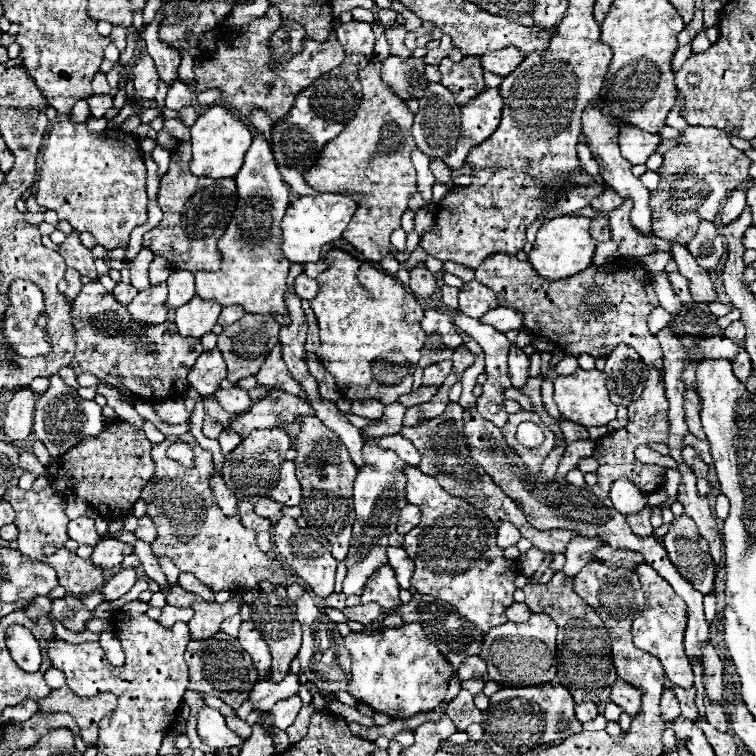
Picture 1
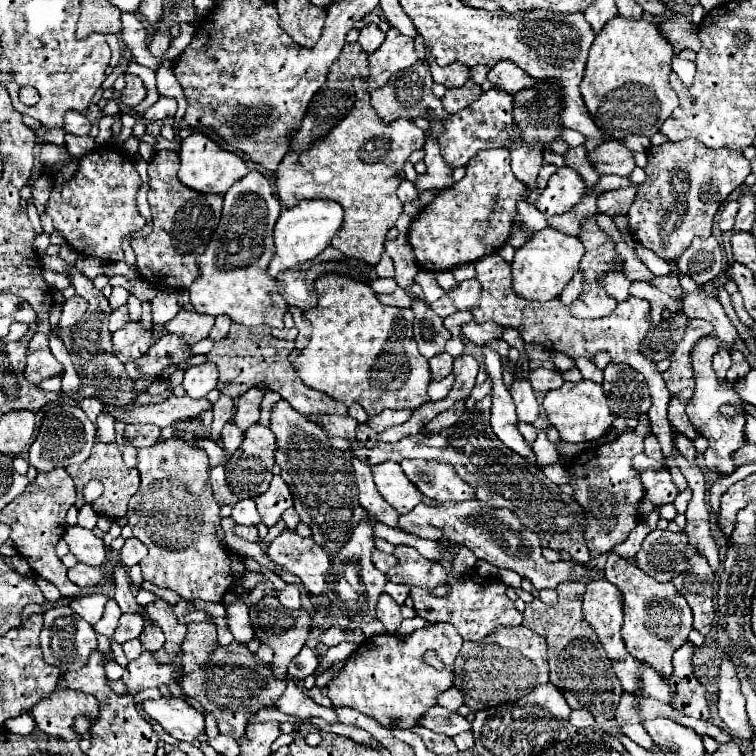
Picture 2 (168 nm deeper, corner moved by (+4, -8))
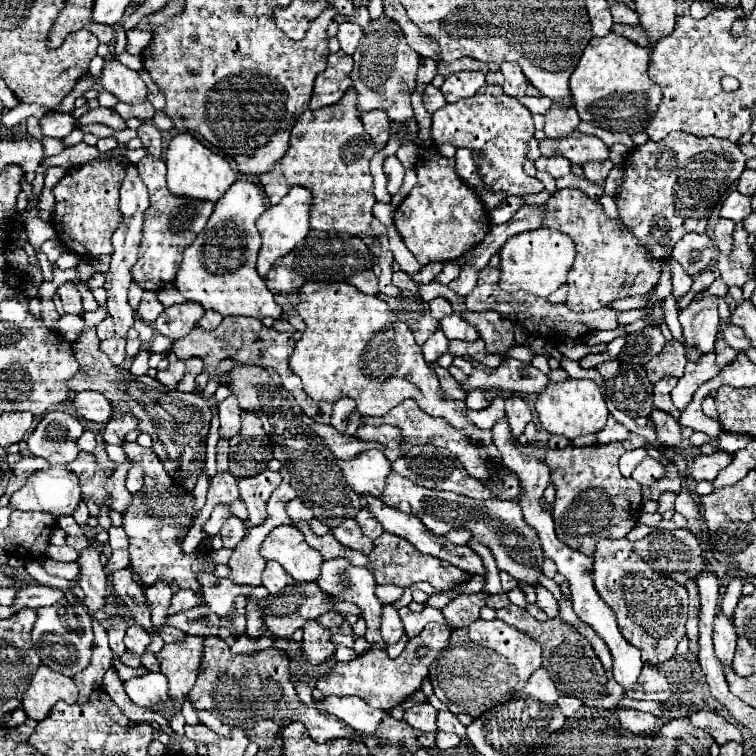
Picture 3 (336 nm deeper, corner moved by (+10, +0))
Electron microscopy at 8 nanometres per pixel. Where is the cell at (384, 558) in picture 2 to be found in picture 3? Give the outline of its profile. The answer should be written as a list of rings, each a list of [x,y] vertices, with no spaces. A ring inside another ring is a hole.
[[[346,519],[342,525],[338,525],[336,529],[332,529],[332,535],[350,549],[362,551],[364,555],[368,555],[372,551],[372,541],[362,533],[360,525],[356,523],[356,519]]]

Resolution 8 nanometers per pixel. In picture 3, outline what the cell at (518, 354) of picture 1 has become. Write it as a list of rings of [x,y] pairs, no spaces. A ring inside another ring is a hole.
[[[510,395],[506,399],[506,419],[508,419],[508,425],[512,429],[512,439],[518,439],[524,433],[524,427],[532,419],[532,413],[530,413],[526,401],[522,401],[516,395]]]

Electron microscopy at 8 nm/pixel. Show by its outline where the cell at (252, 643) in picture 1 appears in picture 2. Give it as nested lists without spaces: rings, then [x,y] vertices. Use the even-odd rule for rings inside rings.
[[[236,599],[234,603],[226,605],[226,611],[228,611],[228,629],[232,631],[234,639],[240,643],[240,645],[246,645],[250,639],[254,639],[254,629],[252,629],[252,623],[250,623],[250,617],[248,617],[248,607]]]

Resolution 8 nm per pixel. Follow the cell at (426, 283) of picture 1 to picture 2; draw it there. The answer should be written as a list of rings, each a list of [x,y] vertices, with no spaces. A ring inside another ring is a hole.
[[[408,233],[398,235],[396,241],[386,241],[386,253],[392,257],[396,267],[396,283],[402,289],[408,289],[414,283],[414,277],[418,275],[420,267],[416,263],[416,257],[412,253],[412,247],[408,243]]]

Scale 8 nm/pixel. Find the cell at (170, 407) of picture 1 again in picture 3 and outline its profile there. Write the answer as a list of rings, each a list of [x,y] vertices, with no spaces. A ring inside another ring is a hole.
[[[118,413],[118,417],[110,417],[110,421],[104,425],[104,429],[100,431],[102,433],[102,439],[104,443],[116,443],[116,445],[122,445],[128,431],[136,429],[138,421],[128,415],[128,413]]]

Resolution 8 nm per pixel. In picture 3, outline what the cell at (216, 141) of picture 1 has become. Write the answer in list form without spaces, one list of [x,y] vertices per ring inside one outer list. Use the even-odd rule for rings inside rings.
[[[180,133],[170,141],[164,161],[168,167],[168,189],[178,197],[216,203],[226,193],[226,189],[230,189],[230,185],[236,181],[236,171],[230,167],[230,163],[224,157],[212,153],[190,133]]]

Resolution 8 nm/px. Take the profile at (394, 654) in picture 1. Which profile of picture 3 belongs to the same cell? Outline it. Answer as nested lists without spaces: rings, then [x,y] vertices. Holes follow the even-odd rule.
[[[428,623],[418,637],[408,641],[406,649],[402,651],[402,655],[398,659],[390,659],[386,655],[386,651],[370,649],[364,655],[356,657],[354,661],[336,663],[334,671],[326,679],[316,681],[316,689],[320,689],[324,697],[330,697],[330,695],[356,695],[356,697],[364,699],[366,703],[370,703],[372,707],[388,711],[388,709],[400,705],[406,697],[410,697],[422,685],[422,681],[428,677],[428,665],[446,647],[448,639],[450,639],[450,627],[440,625],[440,623]],[[418,647],[426,647],[428,653],[420,657],[416,653]]]

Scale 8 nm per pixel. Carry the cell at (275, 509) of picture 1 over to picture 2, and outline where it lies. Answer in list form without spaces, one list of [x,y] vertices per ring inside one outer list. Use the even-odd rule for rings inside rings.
[[[242,499],[232,507],[230,517],[238,523],[238,525],[258,525],[260,523],[260,515],[256,511],[256,503],[252,499]]]

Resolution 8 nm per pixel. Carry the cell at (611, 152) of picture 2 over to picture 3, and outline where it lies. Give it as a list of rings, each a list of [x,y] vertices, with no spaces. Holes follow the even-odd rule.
[[[580,131],[570,133],[570,137],[562,139],[542,139],[540,141],[540,153],[542,155],[564,155],[570,163],[588,163],[588,161],[606,161],[608,159],[608,147],[592,135],[584,135]]]

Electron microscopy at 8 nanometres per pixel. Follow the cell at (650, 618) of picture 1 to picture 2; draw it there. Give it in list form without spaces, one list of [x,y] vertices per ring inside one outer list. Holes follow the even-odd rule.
[[[610,555],[606,563],[606,579],[624,593],[624,625],[622,639],[632,657],[648,663],[660,675],[672,675],[672,653],[688,639],[692,631],[692,611],[686,599],[676,593],[672,583],[658,583],[630,561]]]

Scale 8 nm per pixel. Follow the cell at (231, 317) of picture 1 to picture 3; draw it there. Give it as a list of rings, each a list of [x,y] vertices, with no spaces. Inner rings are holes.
[[[206,311],[204,317],[198,321],[198,327],[206,329],[206,331],[212,331],[220,325],[220,321],[222,321],[222,315],[218,315],[216,311]]]

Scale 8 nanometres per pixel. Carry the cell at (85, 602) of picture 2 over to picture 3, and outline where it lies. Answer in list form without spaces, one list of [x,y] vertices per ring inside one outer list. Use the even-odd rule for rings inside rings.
[[[26,585],[26,587],[20,587],[18,593],[16,593],[16,599],[14,599],[14,605],[12,609],[18,611],[22,607],[44,607],[44,605],[52,605],[56,601],[62,601],[64,599],[64,593],[60,589],[54,589],[54,587],[46,587],[46,585]]]

